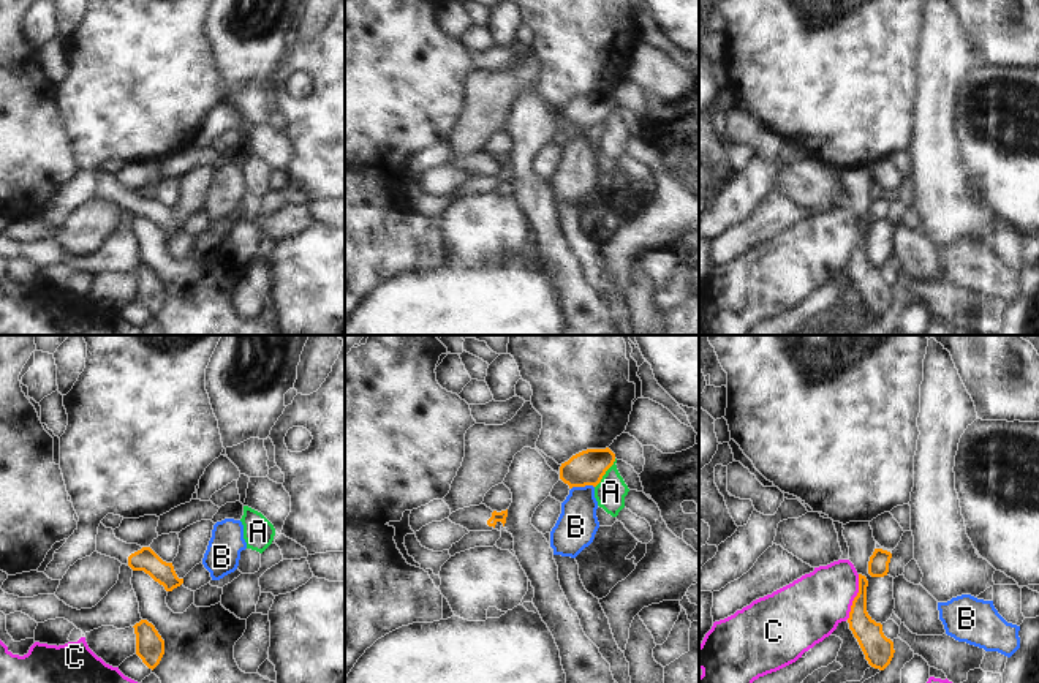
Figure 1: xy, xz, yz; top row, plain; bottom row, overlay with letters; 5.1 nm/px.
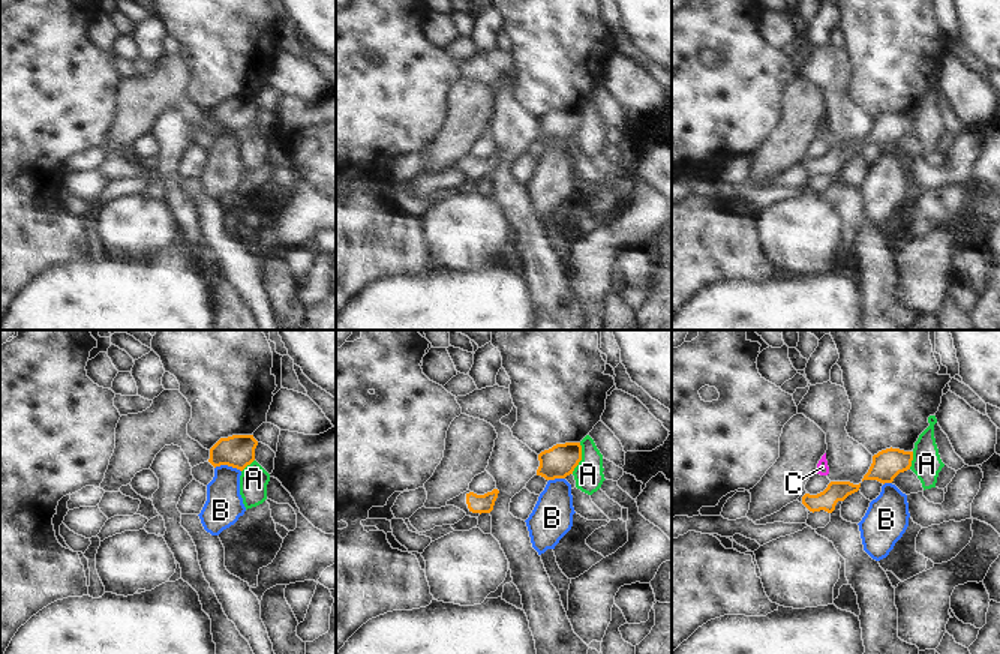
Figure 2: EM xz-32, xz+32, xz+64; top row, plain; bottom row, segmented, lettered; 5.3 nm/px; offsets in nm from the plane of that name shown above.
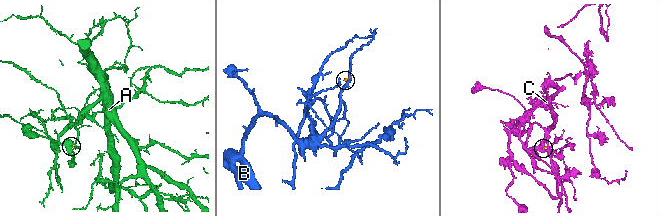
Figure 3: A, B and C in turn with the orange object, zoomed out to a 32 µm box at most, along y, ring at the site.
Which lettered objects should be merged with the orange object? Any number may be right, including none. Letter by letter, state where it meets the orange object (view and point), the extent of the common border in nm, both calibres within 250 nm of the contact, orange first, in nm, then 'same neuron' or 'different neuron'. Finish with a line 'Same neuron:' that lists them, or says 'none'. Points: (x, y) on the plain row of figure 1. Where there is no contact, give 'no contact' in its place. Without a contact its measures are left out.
A: xz (604, 119) | 190 nm | 180/150 nm | different neuron
B: xz (582, 132) | 120 nm | 180/200 nm | different neuron
C: yz (856, 242) | 240 nm | 140/320 nm | different neuron
Same neuron: none

